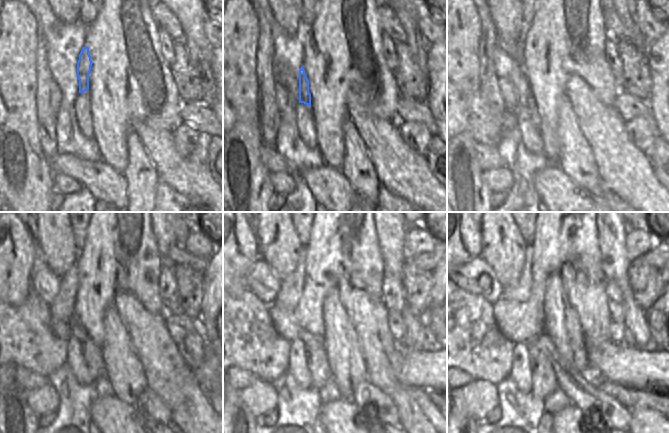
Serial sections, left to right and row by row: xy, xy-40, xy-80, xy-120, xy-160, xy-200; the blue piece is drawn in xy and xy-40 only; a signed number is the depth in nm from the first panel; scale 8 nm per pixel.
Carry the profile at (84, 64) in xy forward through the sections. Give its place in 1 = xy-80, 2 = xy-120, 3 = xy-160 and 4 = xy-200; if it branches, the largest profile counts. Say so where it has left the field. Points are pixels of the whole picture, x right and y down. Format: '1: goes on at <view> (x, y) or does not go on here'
1: goes on at xy-80 (525, 97)
2: goes on at xy-120 (92, 354)
3: goes on at xy-160 (317, 364)
4: goes on at xy-200 (543, 382)

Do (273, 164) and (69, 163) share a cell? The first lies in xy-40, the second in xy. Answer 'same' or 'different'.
same

